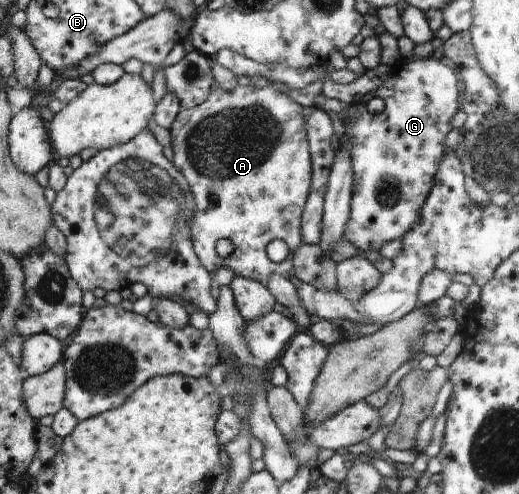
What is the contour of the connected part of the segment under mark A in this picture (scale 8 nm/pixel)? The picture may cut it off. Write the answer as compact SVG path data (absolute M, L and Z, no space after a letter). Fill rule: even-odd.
M216 83L216 86L209 94L209 97L203 103L200 103L191 109L181 110L172 123L172 126L170 127L172 139L170 146L174 151L172 164L187 180L194 199L194 214L190 219L191 243L193 243L199 261L201 261L203 267L205 267L208 272L212 273L215 269L219 269L219 267L230 267L235 272L236 276L243 276L261 282L264 286L267 285L268 277L271 273L278 273L286 278L290 278L294 275L294 267L291 261L293 256L290 255L285 261L273 263L265 253L265 246L270 241L273 241L273 239L281 239L281 241L285 241L287 244L290 253L293 253L295 248L305 241L302 238L302 215L305 213L306 201L310 195L310 183L312 180L312 157L310 154L309 140L307 139L306 119L304 118L305 109L305 107L295 102L292 98L289 98L274 85L259 89L252 84L249 86L238 84L233 91L228 92ZM219 239L229 239L229 241L232 241L233 245L235 245L233 253L226 258L219 257L215 250L215 246Z

